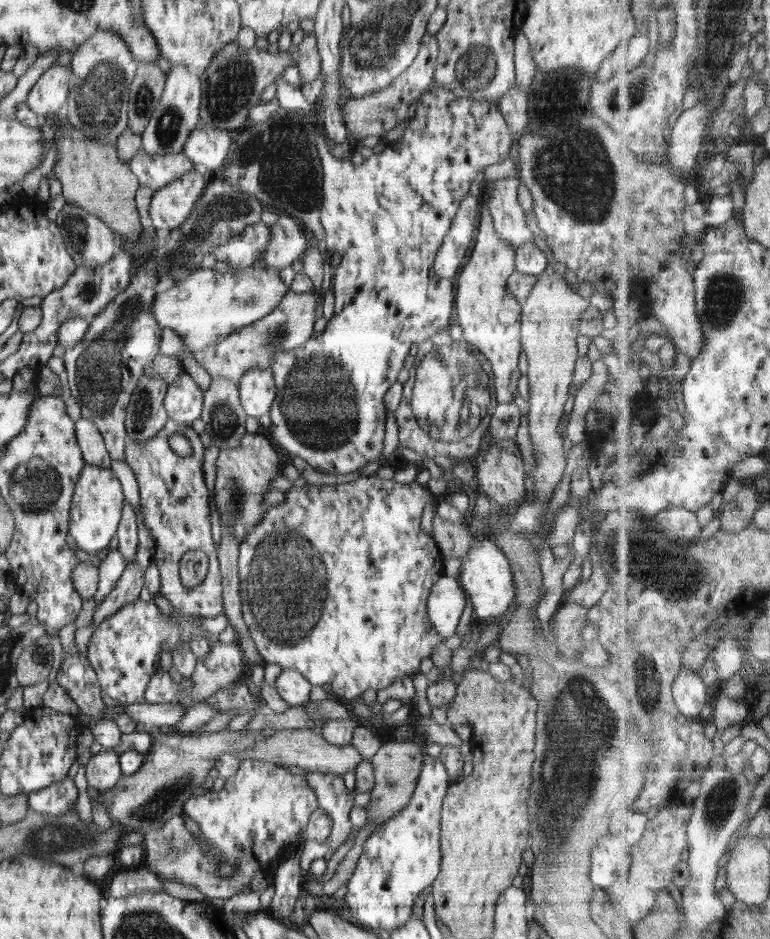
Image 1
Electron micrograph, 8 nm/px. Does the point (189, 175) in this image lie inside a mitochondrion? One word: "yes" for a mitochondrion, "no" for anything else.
no

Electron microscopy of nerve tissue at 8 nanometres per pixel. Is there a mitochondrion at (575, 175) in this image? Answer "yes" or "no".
yes

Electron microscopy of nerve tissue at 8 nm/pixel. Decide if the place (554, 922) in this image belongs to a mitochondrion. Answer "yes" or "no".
yes

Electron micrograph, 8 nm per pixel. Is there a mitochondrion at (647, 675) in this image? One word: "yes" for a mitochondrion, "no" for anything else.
yes

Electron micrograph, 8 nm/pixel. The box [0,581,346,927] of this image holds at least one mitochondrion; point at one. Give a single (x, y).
(52, 840)

